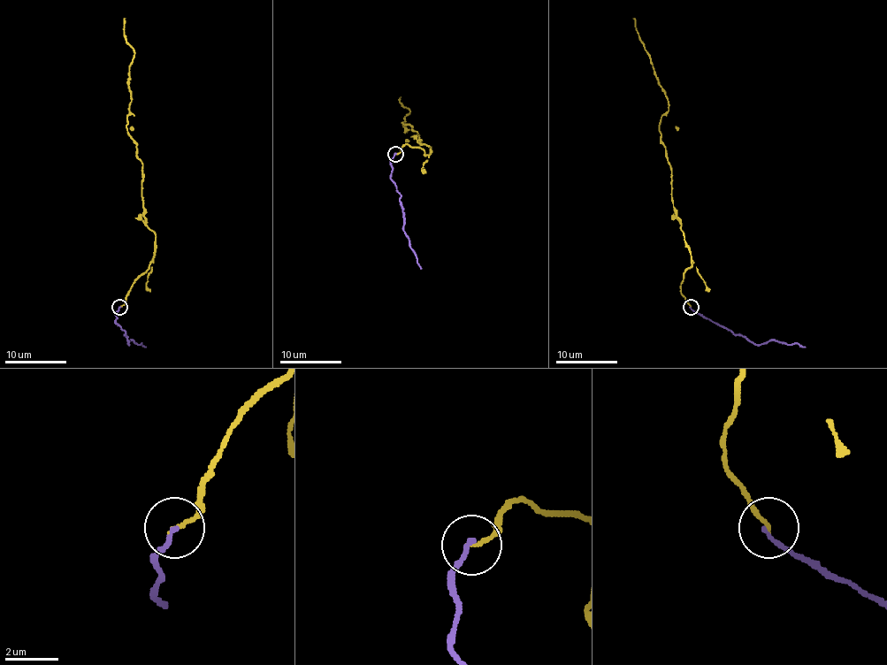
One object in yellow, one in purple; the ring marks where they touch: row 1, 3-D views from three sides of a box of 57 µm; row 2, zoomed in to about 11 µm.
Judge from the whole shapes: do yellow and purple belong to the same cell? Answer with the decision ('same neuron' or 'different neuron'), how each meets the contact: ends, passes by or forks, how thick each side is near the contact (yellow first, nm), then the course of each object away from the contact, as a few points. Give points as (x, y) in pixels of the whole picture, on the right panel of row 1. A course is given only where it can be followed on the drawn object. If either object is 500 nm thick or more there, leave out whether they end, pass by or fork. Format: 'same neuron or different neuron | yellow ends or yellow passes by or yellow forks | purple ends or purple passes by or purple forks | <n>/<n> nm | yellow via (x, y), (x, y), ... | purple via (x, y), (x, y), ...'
different neuron | yellow ends | purple ends | 140/160 nm | yellow via (690, 306), (681, 286), (692, 264), (672, 199), (670, 164), (660, 131), (669, 102), (633, 18) | purple via (690, 306), (696, 312), (756, 344), (776, 340), (787, 344), (799, 343), (806, 347)

